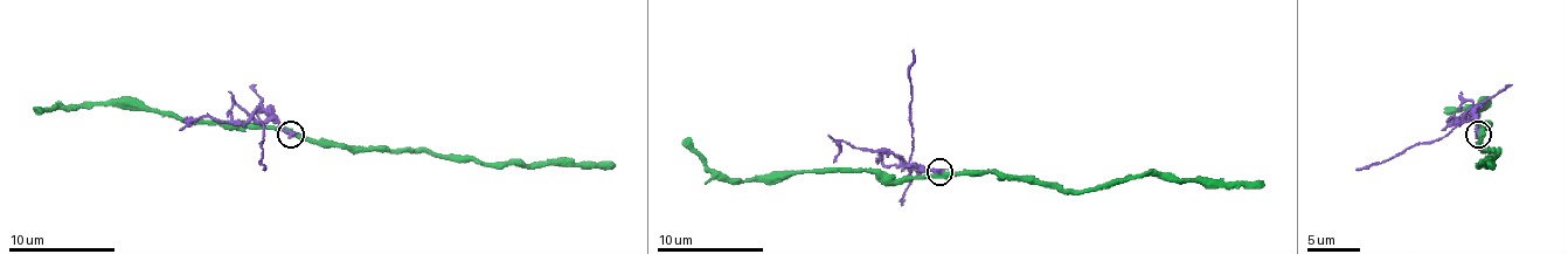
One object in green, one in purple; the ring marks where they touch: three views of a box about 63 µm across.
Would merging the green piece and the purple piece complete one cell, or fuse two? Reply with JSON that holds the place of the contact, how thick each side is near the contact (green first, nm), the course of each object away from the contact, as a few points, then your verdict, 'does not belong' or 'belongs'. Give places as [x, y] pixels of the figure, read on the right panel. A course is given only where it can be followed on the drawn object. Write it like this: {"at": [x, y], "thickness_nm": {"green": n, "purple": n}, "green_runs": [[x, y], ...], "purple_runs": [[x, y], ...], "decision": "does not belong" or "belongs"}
{"at": [1478, 134], "thickness_nm": {"green": 400, "purple": 360}, "green_runs": [[1479, 135], [1482, 148], [1498, 153], [1482, 164], [1492, 166]], "purple_runs": [[1479, 135], [1473, 121], [1469, 121], [1436, 139], [1415, 143], [1383, 160], [1357, 169]], "decision": "does not belong"}

